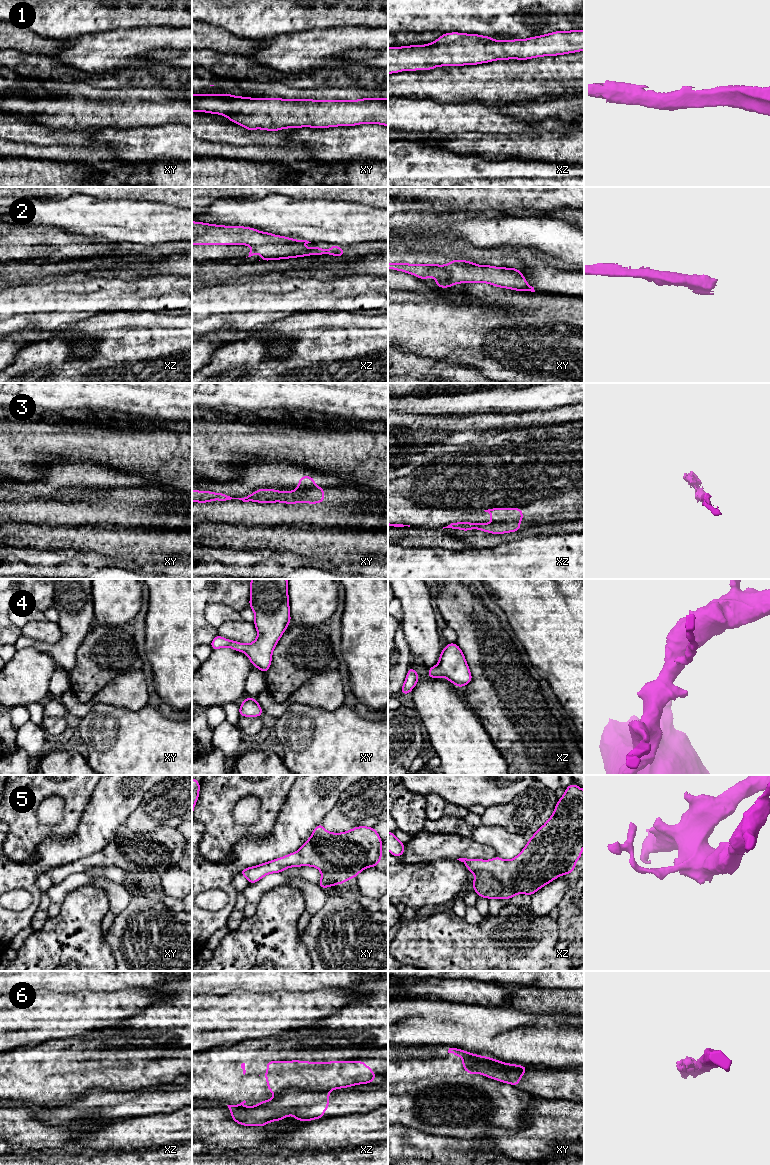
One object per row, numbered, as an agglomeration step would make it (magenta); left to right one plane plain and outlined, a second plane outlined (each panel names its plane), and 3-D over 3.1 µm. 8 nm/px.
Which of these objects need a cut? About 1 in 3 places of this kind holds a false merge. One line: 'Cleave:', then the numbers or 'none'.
Cleave: 3, 6

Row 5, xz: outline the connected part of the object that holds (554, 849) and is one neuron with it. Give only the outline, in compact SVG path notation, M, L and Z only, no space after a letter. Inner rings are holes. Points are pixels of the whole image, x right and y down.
M573 782L557 801L554 813L528 840L524 849L513 859L496 856L492 860L459 858L475 874L471 886L478 897L511 899L516 894L533 895L559 876L573 873L584 845L584 790Z

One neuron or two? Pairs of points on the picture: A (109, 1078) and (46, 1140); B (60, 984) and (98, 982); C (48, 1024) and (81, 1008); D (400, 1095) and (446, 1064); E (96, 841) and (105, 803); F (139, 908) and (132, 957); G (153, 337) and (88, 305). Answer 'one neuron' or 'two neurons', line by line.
A: two neurons
B: one neuron
C: one neuron
D: one neuron
E: one neuron
F: one neuron
G: two neurons

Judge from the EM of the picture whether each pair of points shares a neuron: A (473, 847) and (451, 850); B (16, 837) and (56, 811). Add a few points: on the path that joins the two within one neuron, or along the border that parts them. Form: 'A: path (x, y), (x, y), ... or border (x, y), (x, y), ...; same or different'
A: path (468, 847), (456, 847); same
B: border (36, 816), (48, 825), (62, 821); different

